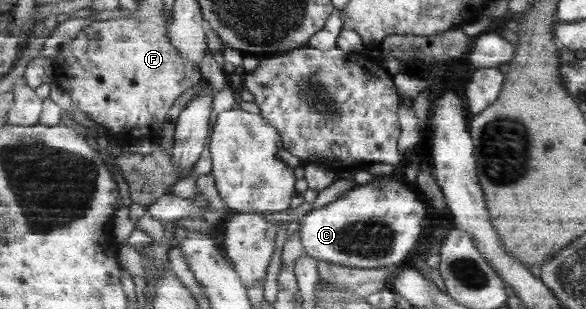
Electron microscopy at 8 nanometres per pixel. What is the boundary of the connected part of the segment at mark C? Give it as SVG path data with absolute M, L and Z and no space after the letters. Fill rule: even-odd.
M388 175L373 177L370 183L354 186L335 202L309 211L301 219L300 233L307 256L327 260L333 264L353 268L379 268L403 264L413 254L421 234L425 234L430 223L431 210L420 191L410 188L408 182L397 182Z

